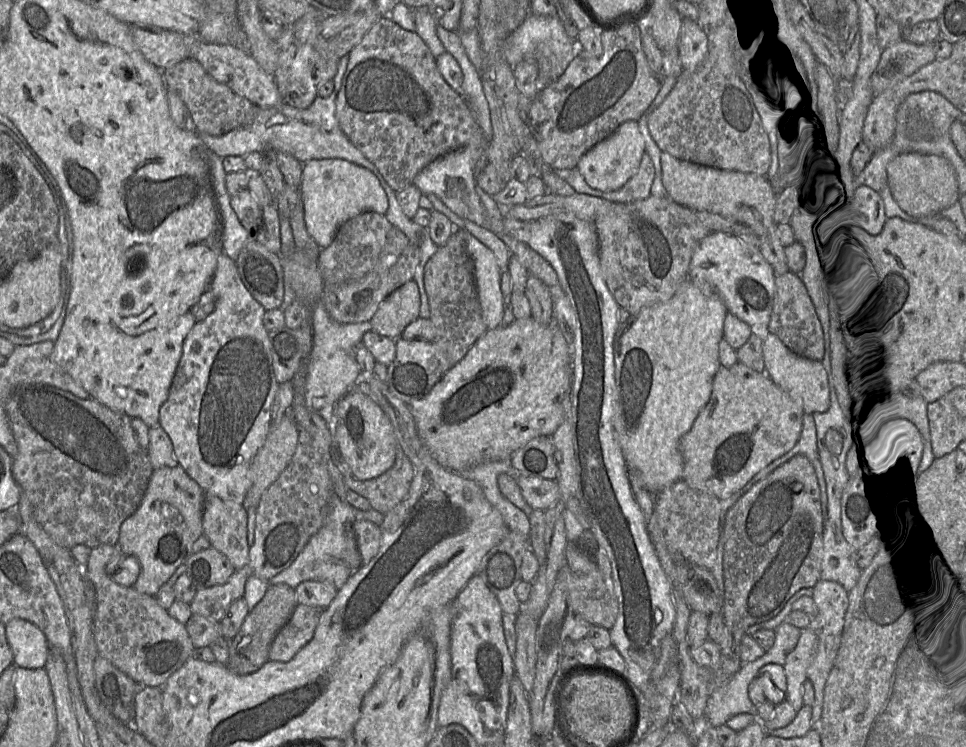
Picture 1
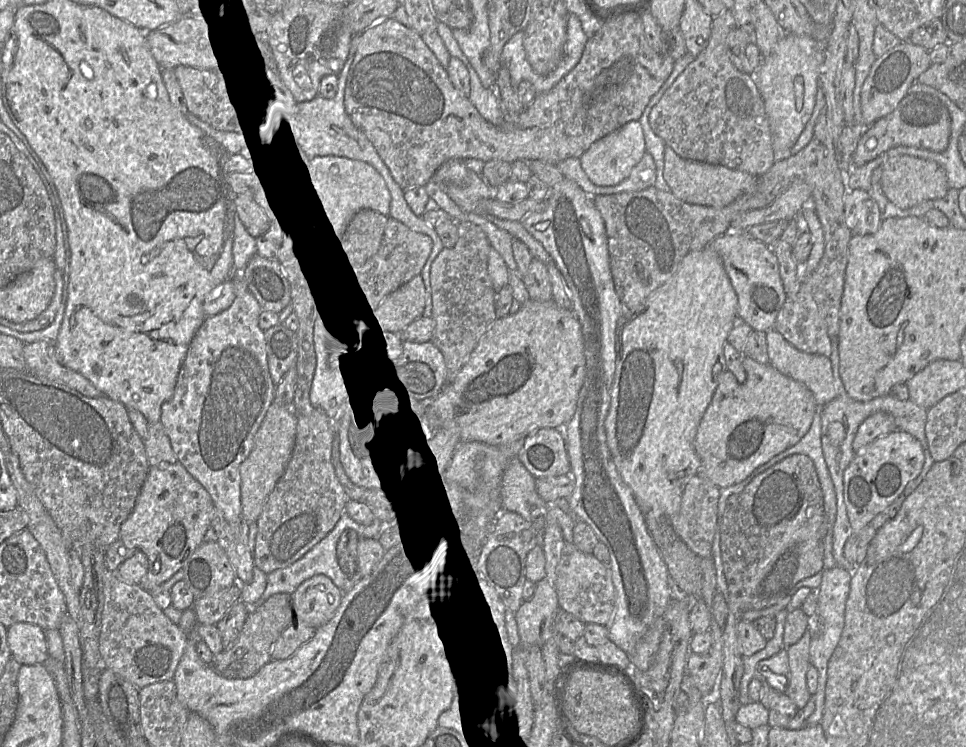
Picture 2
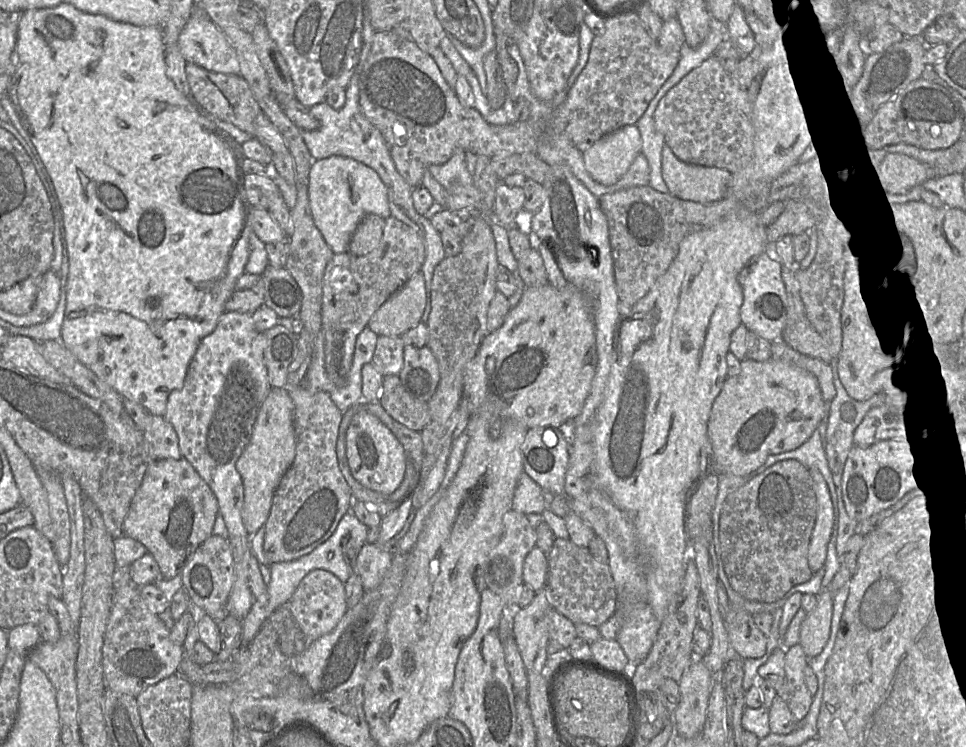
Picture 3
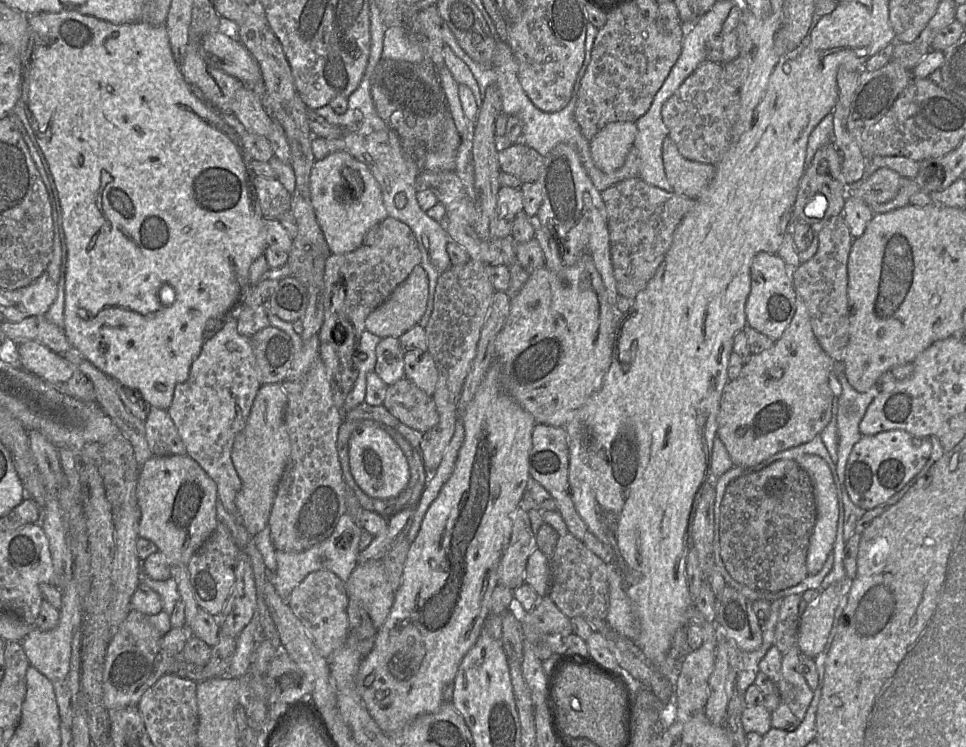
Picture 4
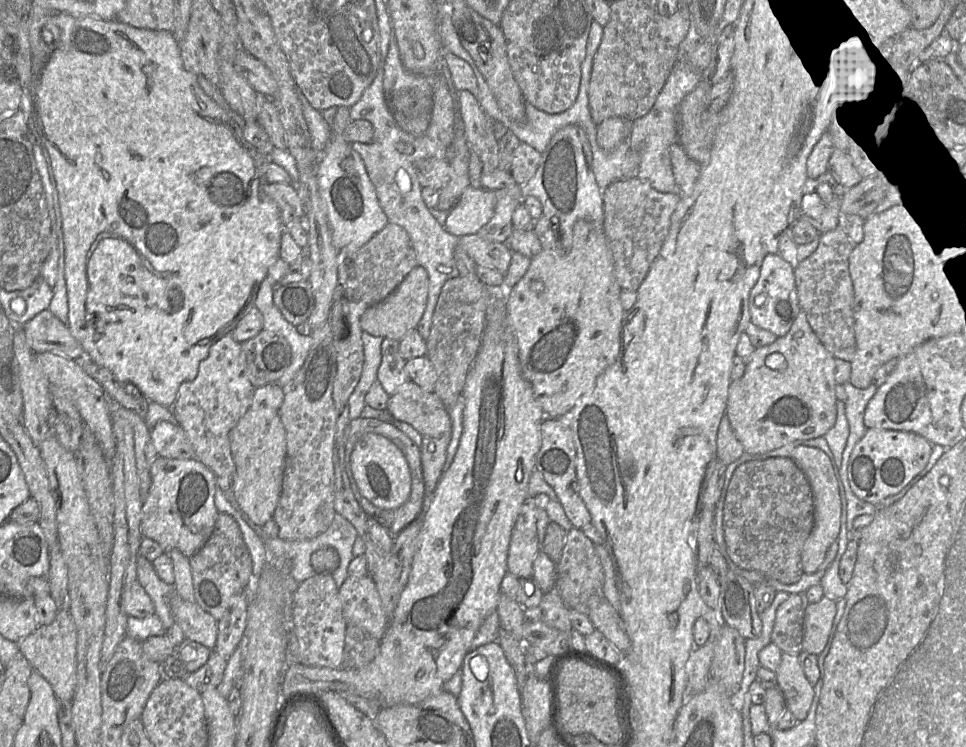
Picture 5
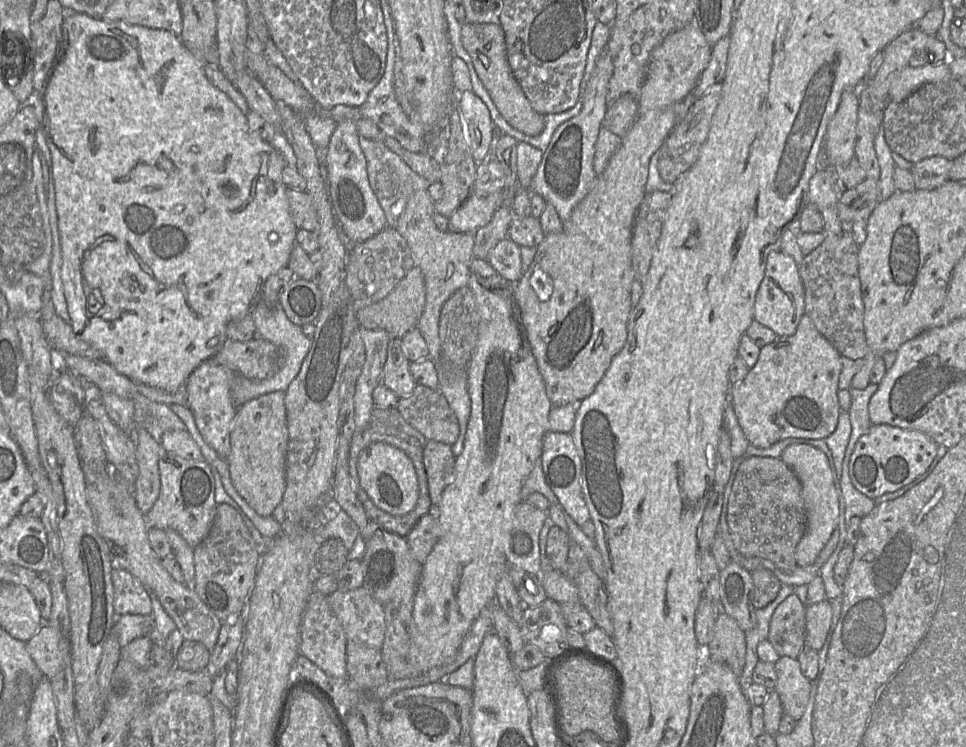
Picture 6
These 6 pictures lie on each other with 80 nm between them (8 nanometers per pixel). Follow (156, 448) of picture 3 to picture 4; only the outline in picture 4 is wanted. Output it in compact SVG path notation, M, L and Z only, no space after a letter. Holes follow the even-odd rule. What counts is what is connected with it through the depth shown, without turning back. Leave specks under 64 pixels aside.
M150 408L145 432L153 456L186 455L185 445L167 411Z

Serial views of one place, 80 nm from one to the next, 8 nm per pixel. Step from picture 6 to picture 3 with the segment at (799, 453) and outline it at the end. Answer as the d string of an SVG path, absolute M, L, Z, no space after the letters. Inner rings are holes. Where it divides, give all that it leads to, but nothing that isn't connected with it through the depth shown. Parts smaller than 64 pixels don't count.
M808 468L814 482L817 515L808 548L808 564L815 573L824 566L827 547L833 531L834 507L828 485L816 468Z

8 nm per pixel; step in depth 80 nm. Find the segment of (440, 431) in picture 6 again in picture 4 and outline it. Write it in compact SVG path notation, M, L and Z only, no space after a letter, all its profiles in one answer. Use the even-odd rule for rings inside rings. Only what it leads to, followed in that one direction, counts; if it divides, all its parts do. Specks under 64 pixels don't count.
M406 378L387 386L382 405L403 424L421 433L439 421L432 395L427 395Z

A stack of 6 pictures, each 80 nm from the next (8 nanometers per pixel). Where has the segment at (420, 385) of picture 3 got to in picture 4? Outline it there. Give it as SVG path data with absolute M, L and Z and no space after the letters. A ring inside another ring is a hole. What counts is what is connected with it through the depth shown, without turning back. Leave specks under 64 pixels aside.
M413 350L404 353L404 378L411 381L427 395L434 394L438 372L428 351Z

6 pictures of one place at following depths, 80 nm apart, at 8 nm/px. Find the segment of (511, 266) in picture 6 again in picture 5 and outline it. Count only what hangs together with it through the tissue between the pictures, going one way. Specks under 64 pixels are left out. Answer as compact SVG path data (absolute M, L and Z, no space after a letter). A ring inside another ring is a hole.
M479 233L459 237L459 244L477 265L487 266L506 274L512 259L507 243L491 242Z

